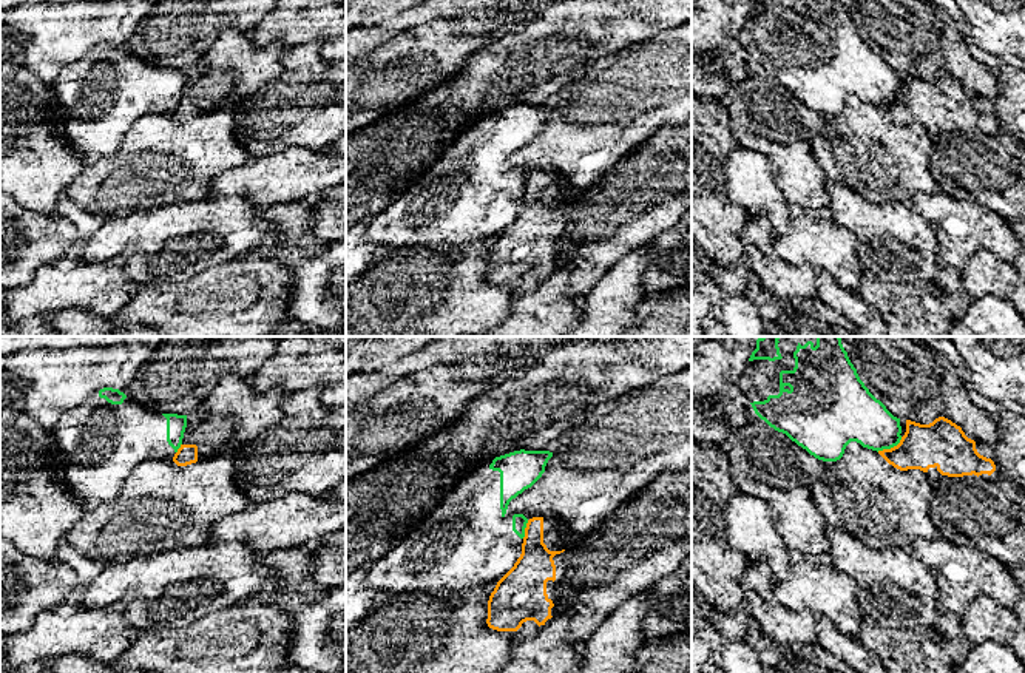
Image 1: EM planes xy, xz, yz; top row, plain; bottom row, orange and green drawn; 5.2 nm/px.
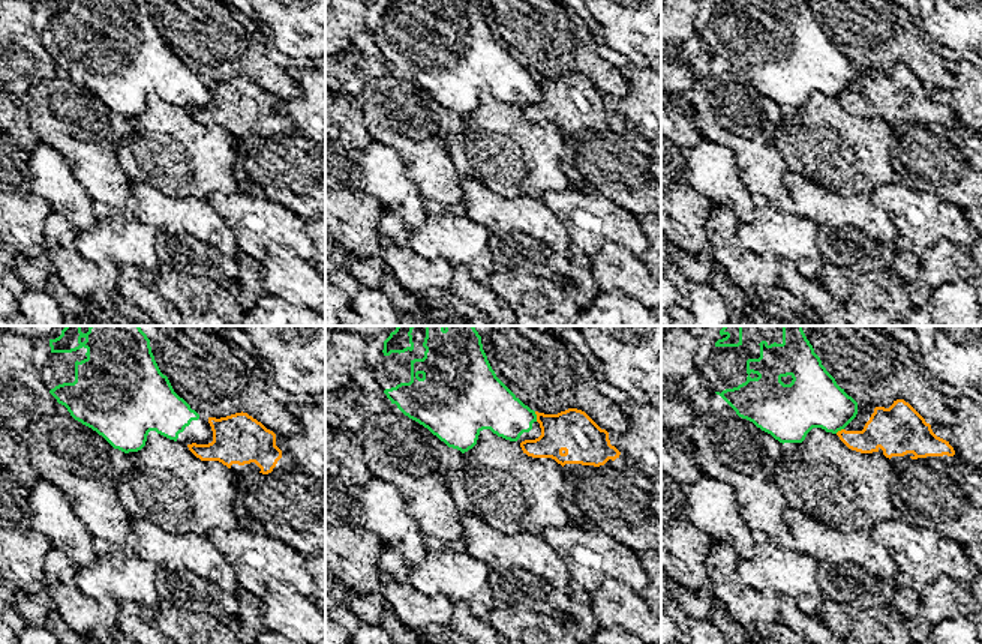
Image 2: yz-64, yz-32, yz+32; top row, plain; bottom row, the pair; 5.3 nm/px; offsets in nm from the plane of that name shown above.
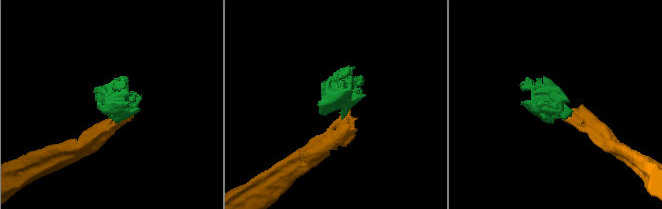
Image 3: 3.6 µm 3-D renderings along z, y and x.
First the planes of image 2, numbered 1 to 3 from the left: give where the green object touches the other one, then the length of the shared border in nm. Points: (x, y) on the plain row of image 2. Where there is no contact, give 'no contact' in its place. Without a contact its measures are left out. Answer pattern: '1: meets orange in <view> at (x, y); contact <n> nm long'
1: no contact
2: meets orange in yz-32 at (537, 80); contact 60 nm long
3: meets orange in yz+32 at (838, 95); contact 50 nm long

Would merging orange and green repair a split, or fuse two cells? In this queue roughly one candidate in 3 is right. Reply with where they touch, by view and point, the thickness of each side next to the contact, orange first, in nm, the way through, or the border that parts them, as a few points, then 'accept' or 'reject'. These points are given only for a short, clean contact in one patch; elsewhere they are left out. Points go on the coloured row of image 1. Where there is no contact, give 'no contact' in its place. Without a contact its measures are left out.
meets orange in yz at (891, 448); 240 nm thick on the orange side, 280 nm on the other; border along yz (902, 437), (896, 445), (877, 451); reject

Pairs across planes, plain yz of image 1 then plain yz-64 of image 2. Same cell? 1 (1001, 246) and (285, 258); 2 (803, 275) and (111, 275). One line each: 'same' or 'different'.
1: different
2: same

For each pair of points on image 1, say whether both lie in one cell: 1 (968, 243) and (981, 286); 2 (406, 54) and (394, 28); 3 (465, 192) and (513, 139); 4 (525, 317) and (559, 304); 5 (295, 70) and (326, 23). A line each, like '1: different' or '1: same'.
1: different
2: different
3: same
4: same
5: different

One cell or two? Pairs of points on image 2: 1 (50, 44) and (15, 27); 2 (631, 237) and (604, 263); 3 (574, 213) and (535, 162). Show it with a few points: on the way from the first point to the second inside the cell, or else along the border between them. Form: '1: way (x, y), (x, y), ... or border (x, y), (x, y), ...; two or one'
1: border (38, 36), (48, 54); two
2: border (589, 257), (606, 242), (613, 242), (640, 258); two
3: border (571, 186), (549, 189), (540, 200); two

